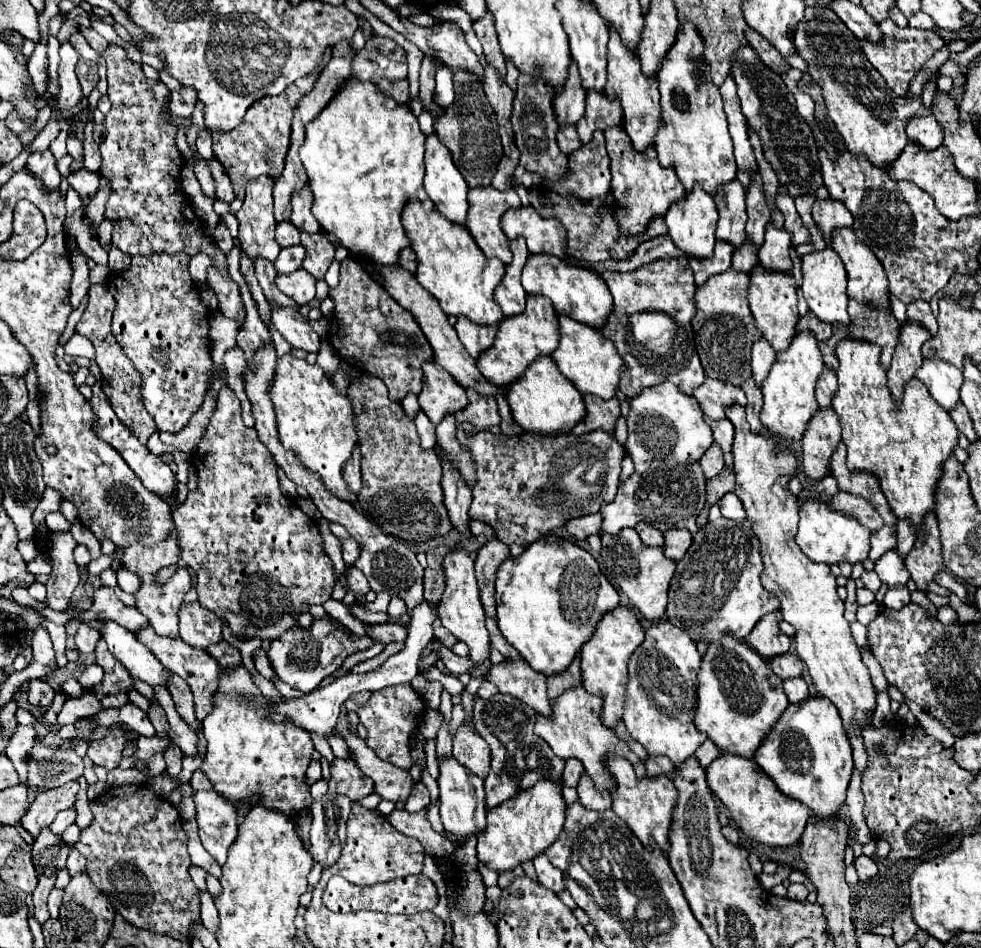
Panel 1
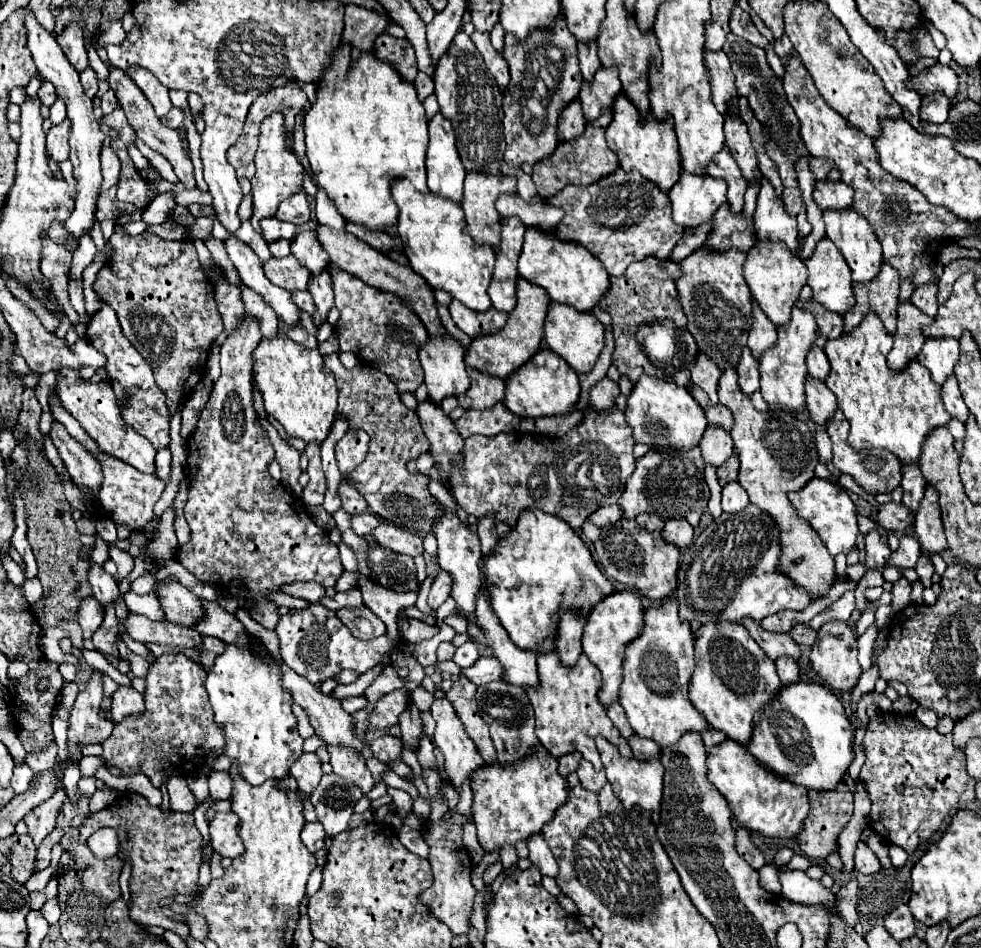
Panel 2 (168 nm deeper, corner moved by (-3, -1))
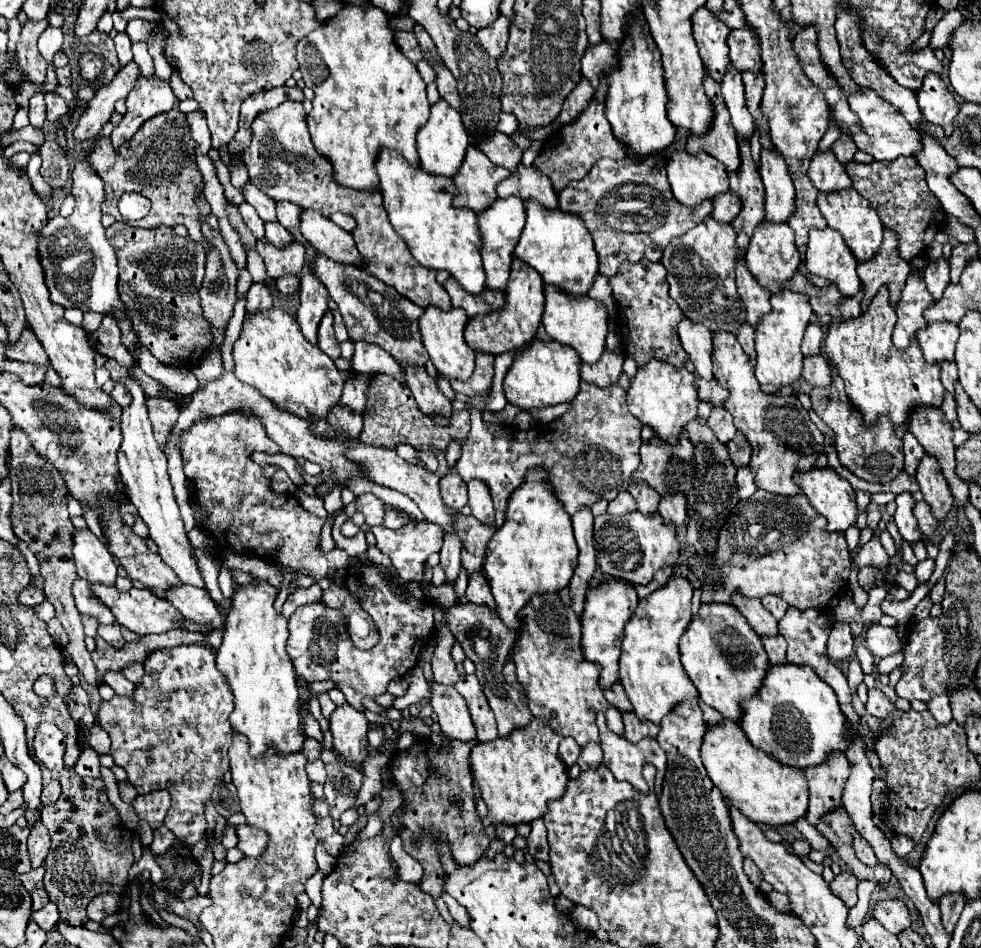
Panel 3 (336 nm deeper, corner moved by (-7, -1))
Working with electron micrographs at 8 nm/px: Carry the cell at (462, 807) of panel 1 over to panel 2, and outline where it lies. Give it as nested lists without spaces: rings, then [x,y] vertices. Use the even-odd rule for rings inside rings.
[[[446,698],[434,700],[430,714],[436,720],[434,740],[446,758],[450,784],[460,790],[464,778],[472,776],[472,772],[478,770],[484,760],[476,752],[476,744],[472,744],[472,738],[466,734],[462,720],[456,716],[454,706]]]

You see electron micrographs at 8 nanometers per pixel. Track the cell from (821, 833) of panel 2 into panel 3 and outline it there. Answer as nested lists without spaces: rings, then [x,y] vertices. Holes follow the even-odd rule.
[[[832,754],[828,762],[804,770],[810,788],[810,806],[806,812],[808,824],[816,826],[822,816],[842,806],[842,792],[850,776],[850,766],[844,754]]]

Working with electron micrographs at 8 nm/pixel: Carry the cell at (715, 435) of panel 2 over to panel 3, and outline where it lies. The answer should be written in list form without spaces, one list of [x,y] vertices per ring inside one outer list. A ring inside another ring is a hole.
[[[714,408],[710,418],[708,418],[708,426],[712,428],[712,432],[716,434],[716,438],[726,444],[734,438],[736,434],[736,428],[734,428],[734,422],[732,422],[732,416],[724,410],[724,408]]]

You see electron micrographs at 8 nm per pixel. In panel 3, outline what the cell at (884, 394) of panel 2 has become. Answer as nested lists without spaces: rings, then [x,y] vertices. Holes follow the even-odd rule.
[[[880,288],[872,298],[868,312],[850,322],[834,320],[824,340],[828,364],[838,370],[844,380],[848,400],[864,418],[866,426],[874,426],[880,416],[888,416],[894,428],[908,430],[910,414],[916,408],[940,408],[944,402],[944,386],[940,384],[940,364],[926,364],[920,346],[912,340],[910,348],[898,350],[892,344],[896,312],[888,304],[888,288]]]

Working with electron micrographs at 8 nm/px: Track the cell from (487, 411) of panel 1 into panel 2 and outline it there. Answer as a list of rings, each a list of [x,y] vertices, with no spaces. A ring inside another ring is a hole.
[[[468,368],[468,374],[472,380],[470,388],[464,392],[464,396],[458,396],[464,410],[486,410],[504,400],[504,380],[474,372],[474,368]]]

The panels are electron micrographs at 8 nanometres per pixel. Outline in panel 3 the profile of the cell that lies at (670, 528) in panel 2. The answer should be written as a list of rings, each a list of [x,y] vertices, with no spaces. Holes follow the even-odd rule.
[[[666,496],[660,500],[658,514],[664,518],[666,524],[674,524],[676,528],[686,522],[686,498],[684,496]]]

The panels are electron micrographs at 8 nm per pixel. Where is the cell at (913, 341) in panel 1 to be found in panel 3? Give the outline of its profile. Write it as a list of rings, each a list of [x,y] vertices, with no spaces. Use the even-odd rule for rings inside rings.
[[[910,274],[906,280],[906,286],[902,290],[902,298],[896,306],[898,322],[892,334],[892,342],[896,348],[908,348],[910,340],[926,326],[926,320],[922,312],[934,304],[932,296],[928,296],[928,290],[924,288],[924,280]]]

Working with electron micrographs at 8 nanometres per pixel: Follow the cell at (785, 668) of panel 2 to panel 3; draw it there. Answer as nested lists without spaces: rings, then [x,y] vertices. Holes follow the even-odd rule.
[[[776,636],[776,638],[762,638],[766,654],[770,658],[772,666],[780,666],[786,664],[786,640],[784,636]]]

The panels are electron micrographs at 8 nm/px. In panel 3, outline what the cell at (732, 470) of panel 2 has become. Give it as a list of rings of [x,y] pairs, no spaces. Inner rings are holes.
[[[736,432],[736,436],[734,436],[726,446],[728,446],[728,456],[730,456],[730,460],[732,460],[732,464],[734,464],[736,468],[748,466],[752,448],[750,448],[750,444],[748,444],[748,440],[744,438],[742,432]]]

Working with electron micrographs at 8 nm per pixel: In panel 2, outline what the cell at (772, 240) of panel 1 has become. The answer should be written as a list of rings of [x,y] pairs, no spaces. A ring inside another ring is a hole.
[[[760,180],[760,192],[754,212],[754,226],[760,240],[782,240],[788,244],[792,252],[798,248],[798,230],[796,220],[788,216],[784,202],[780,196],[776,196],[774,188],[768,180]]]

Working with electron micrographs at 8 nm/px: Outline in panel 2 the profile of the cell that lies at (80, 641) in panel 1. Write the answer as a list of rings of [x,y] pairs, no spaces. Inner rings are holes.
[[[86,596],[86,600],[80,600],[80,612],[78,612],[78,624],[84,630],[84,638],[92,638],[92,634],[100,628],[104,620],[104,610],[100,604],[96,604],[94,596]]]

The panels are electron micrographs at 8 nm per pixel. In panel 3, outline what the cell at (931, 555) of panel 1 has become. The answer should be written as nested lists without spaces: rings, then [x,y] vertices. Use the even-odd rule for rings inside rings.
[[[924,456],[918,470],[916,470],[916,480],[920,484],[920,492],[924,494],[924,502],[930,504],[934,518],[938,520],[938,524],[946,522],[948,512],[952,510],[952,494],[948,488],[948,482],[944,480],[940,466],[936,464],[936,460],[932,460],[932,456]]]

